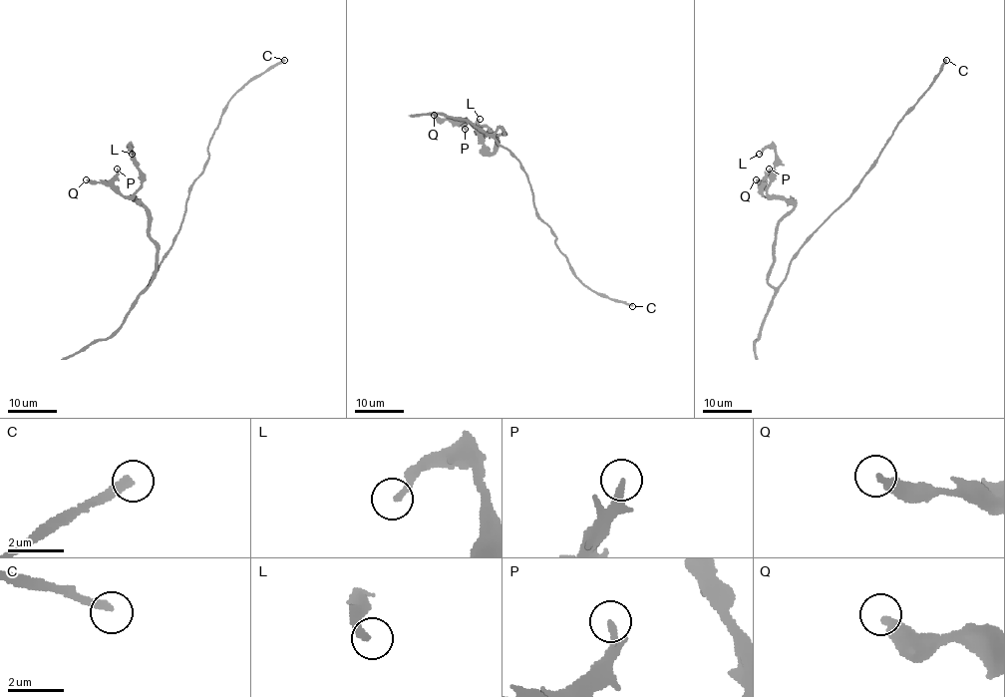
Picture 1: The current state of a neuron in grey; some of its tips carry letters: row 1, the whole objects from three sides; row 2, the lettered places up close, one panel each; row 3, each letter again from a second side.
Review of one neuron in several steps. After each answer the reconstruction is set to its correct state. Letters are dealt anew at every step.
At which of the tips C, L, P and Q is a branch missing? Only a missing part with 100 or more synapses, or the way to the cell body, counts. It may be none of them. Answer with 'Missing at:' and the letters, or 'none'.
Missing at: C

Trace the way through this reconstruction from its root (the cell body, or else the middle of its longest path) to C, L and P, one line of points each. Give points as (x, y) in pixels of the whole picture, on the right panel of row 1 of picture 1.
C: (809, 239), (850, 195), (897, 123), (929, 88), (946, 60)
L: (809, 239), (774, 288), (768, 278), (776, 226), (794, 206), (767, 192), (776, 153), (766, 148), (759, 154)
P: (809, 239), (774, 288), (768, 278), (776, 226), (794, 206), (763, 194), (769, 169)

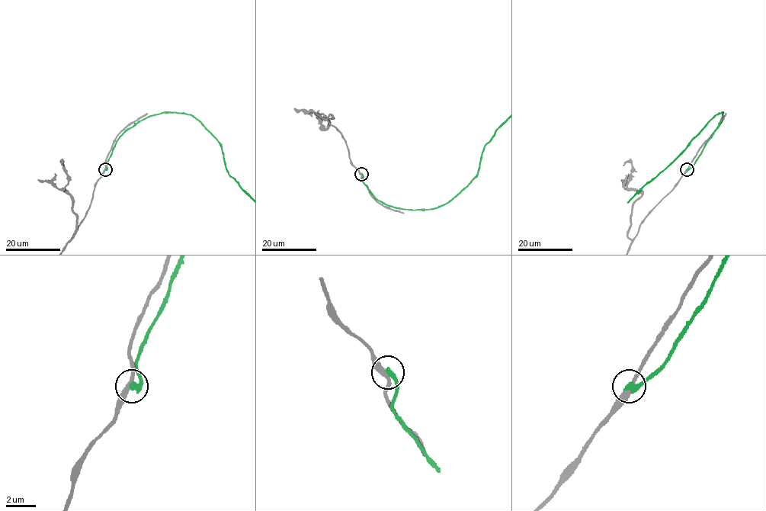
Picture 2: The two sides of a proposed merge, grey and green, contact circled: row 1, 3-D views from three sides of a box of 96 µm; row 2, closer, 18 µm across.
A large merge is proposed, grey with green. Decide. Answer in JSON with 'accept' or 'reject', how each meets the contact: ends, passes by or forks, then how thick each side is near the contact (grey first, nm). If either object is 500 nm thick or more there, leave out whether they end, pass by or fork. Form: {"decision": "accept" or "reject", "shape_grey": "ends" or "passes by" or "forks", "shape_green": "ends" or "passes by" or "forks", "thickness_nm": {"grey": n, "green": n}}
{"decision": "reject", "shape_grey": "passes by", "shape_green": "ends", "thickness_nm": {"grey": 320, "green": 400}}

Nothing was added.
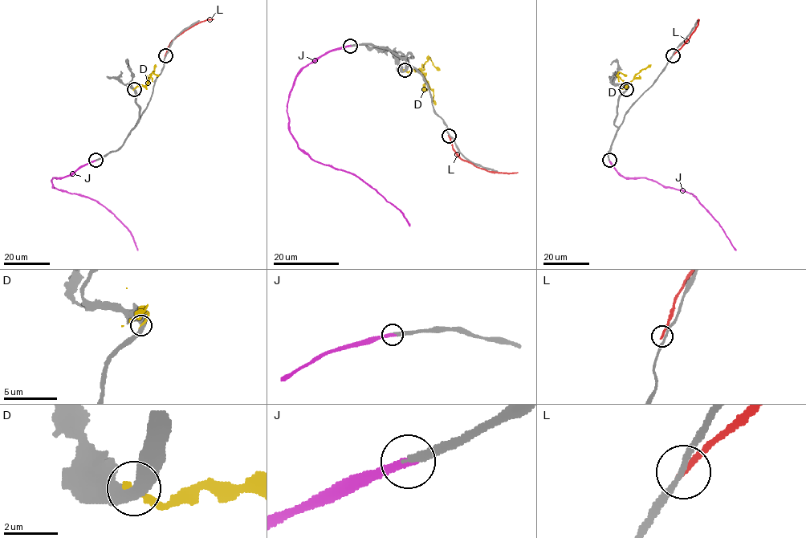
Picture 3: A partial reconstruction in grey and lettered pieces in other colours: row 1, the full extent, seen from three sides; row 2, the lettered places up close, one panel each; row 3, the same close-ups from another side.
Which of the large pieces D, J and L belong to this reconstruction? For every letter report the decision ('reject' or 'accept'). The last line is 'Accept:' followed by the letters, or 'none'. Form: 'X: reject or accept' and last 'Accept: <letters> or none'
D: reject
J: accept
L: reject
Accept: J

